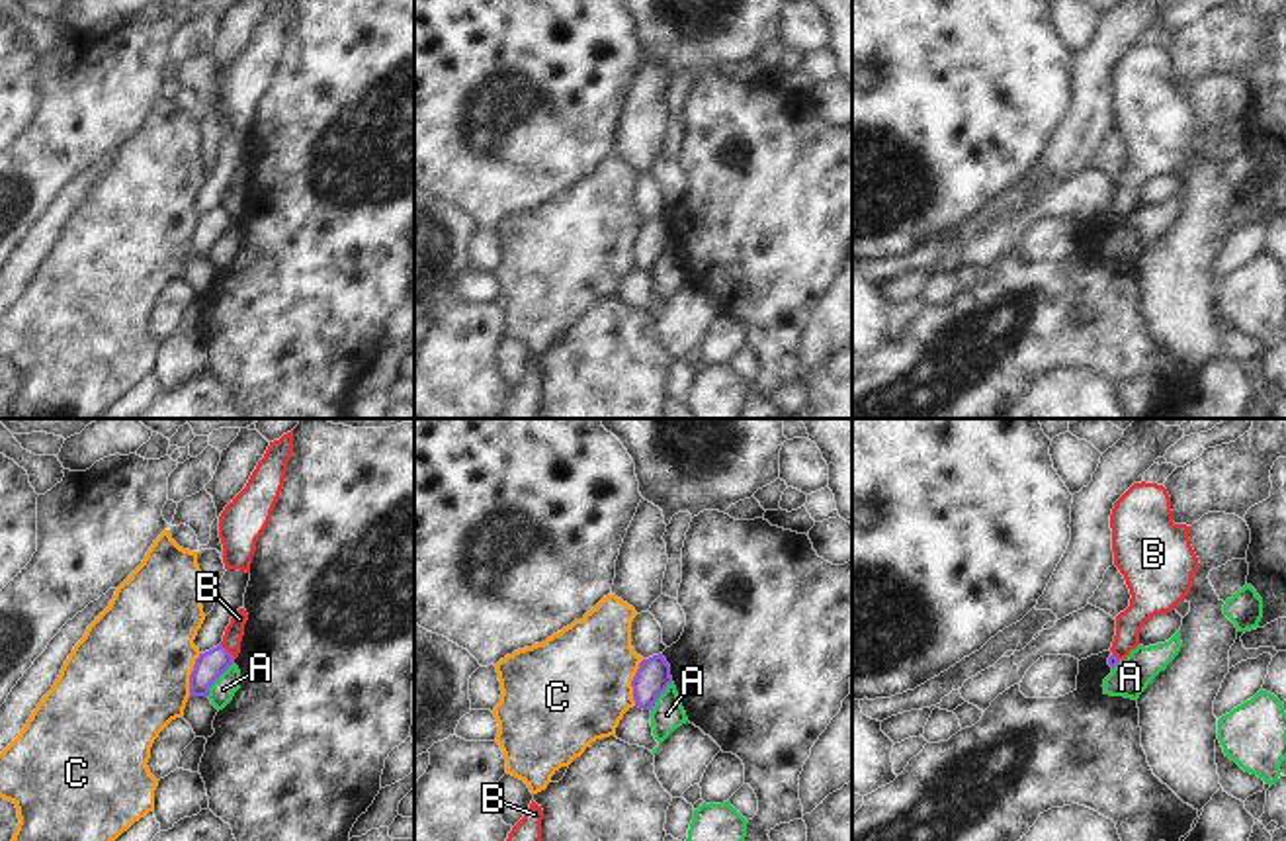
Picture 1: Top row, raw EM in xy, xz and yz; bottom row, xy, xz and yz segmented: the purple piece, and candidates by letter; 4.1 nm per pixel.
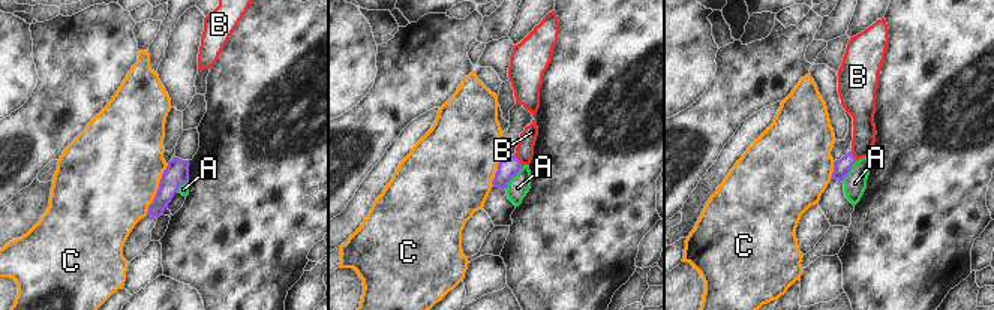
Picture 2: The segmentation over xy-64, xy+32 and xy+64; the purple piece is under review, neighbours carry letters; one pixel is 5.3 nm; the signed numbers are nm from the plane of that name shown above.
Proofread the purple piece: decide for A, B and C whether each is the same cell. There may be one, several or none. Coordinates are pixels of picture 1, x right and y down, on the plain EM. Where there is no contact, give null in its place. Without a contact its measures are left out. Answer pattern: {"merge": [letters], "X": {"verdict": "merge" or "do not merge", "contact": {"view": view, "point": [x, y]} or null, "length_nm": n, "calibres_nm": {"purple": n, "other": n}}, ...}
{"merge": [], "A": {"verdict": "do not merge", "contact": {"view": "xy", "point": [217, 239]}, "length_nm": 190, "calibres_nm": {"purple": 120, "other": 100}}, "B": {"verdict": "do not merge", "contact": {"view": "xy", "point": [227, 214]}, "length_nm": 90, "calibres_nm": {"purple": 120, "other": 80}}, "C": {"verdict": "do not merge", "contact": {"view": "xz", "point": [632, 245]}, "length_nm": 200, "calibres_nm": {"purple": 140, "other": 460}}}

